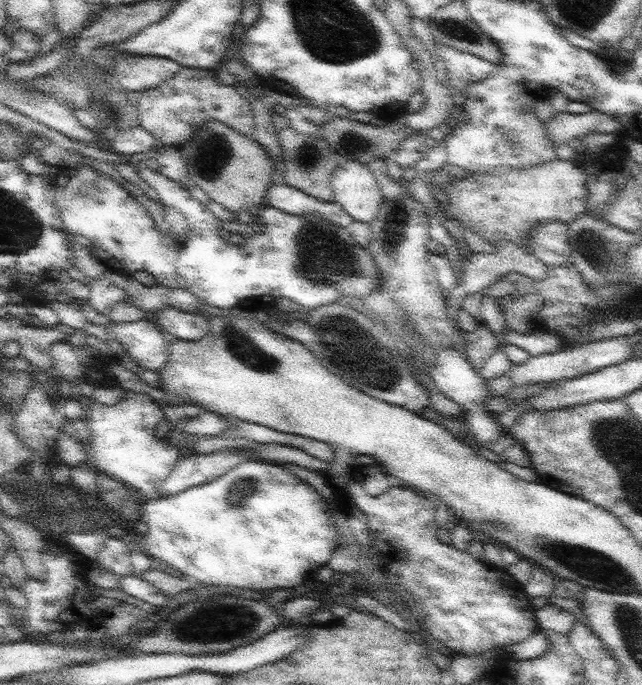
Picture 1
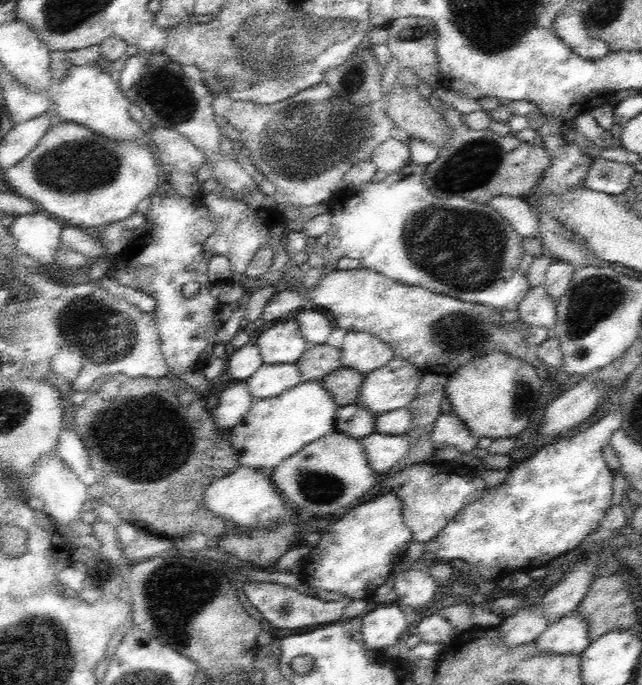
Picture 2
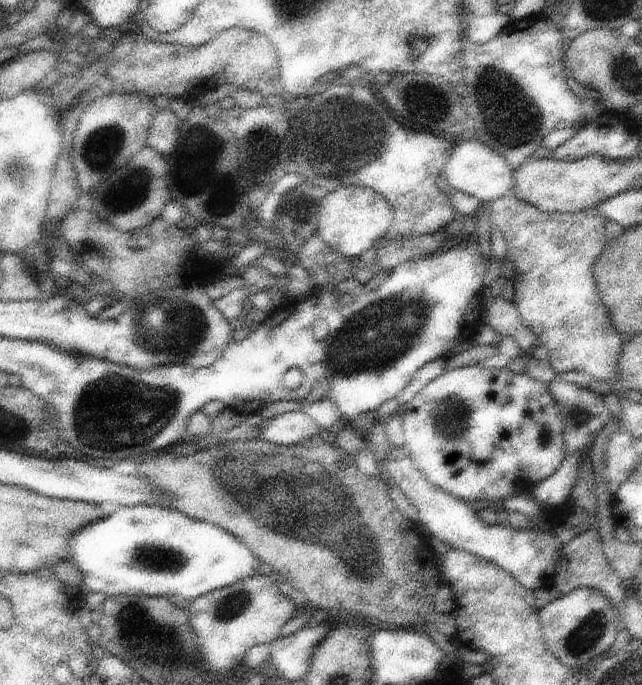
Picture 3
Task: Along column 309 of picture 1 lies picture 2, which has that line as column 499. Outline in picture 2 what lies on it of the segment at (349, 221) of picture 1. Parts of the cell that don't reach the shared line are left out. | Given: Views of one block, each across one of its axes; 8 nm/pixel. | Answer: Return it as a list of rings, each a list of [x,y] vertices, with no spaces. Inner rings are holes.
[[[496,196],[488,200],[508,223],[523,237],[538,238],[538,213],[534,211],[531,201],[523,197]]]

